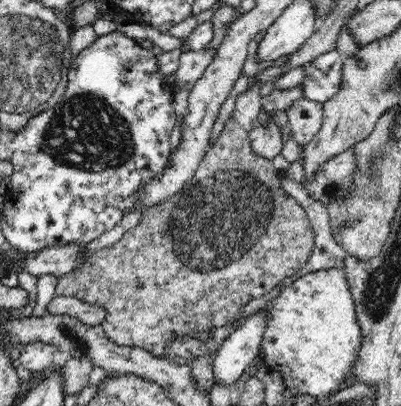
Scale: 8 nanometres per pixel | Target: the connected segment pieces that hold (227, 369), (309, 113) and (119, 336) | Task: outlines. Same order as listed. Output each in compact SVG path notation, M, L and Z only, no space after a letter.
M259 309L246 318L246 322L236 328L214 354L214 384L229 385L248 368L248 364L261 352L263 333L267 328L268 313Z
M302 98L288 108L288 125L293 140L303 148L320 131L323 122L324 107L322 103Z
M249 78L249 82L249 89L236 98L235 110L230 120L226 123L222 134L220 134L220 137L217 138L217 141L213 145L209 144L202 162L200 162L196 172L194 172L194 176L188 180L189 182L185 185L185 188L170 196L162 204L154 205L144 210L139 223L127 230L116 243L96 251L71 273L57 278L56 295L71 296L106 309L107 313L101 325L105 334L114 343L120 346L142 348L156 356L162 357L166 345L170 344L177 337L192 337L192 332L197 331L210 334L217 328L224 326L224 324L236 322L240 318L239 312L242 310L242 306L246 306L254 298L264 296L264 294L270 292L275 286L294 278L310 256L313 244L315 243L315 236L311 228L310 219L307 218L307 212L303 209L302 204L295 203L281 188L283 175L272 166L271 160L258 156L252 150L249 134L254 129L253 122L257 120L261 109L261 86L259 86L257 78Z

